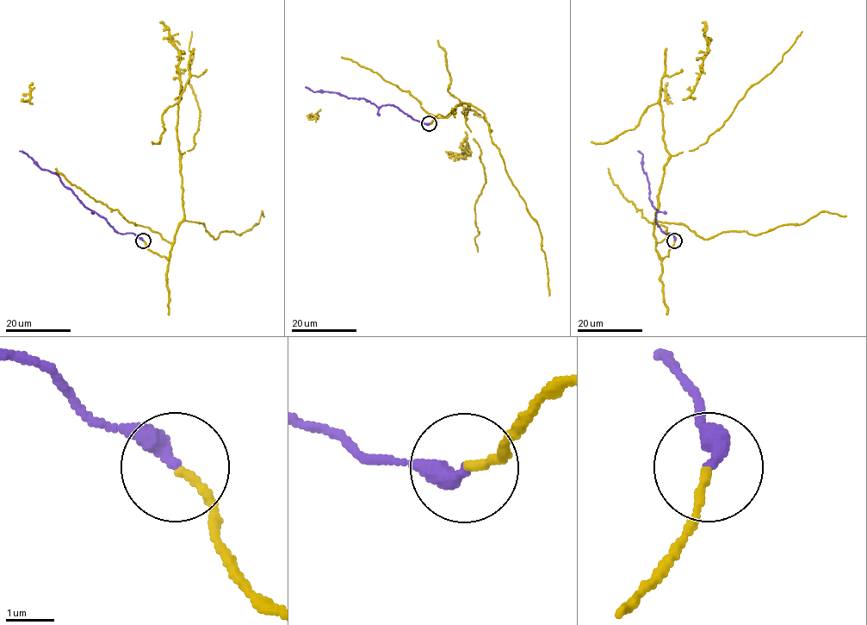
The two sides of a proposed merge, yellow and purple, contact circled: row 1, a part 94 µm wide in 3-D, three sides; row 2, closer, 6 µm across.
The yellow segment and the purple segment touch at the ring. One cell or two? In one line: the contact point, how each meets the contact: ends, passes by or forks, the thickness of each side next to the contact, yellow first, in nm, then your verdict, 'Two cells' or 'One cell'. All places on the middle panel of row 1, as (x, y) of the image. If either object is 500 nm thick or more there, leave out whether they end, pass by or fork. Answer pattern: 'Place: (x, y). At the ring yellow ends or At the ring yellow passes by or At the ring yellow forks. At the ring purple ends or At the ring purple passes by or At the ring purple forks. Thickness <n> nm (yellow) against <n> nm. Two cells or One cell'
Place: (429, 123). At the ring yellow ends. At the ring purple ends. Thickness 160 nm (yellow) against 360 nm. One cell

